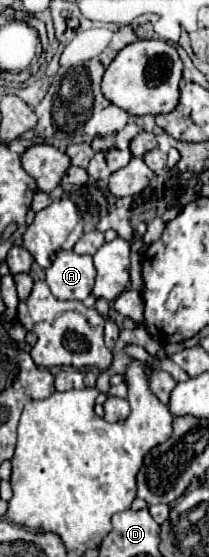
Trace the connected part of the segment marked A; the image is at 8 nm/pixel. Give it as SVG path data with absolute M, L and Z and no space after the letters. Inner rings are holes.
M58 251L52 265L46 269L46 283L56 299L78 299L84 301L92 293L96 269L90 255L76 255L74 251Z

